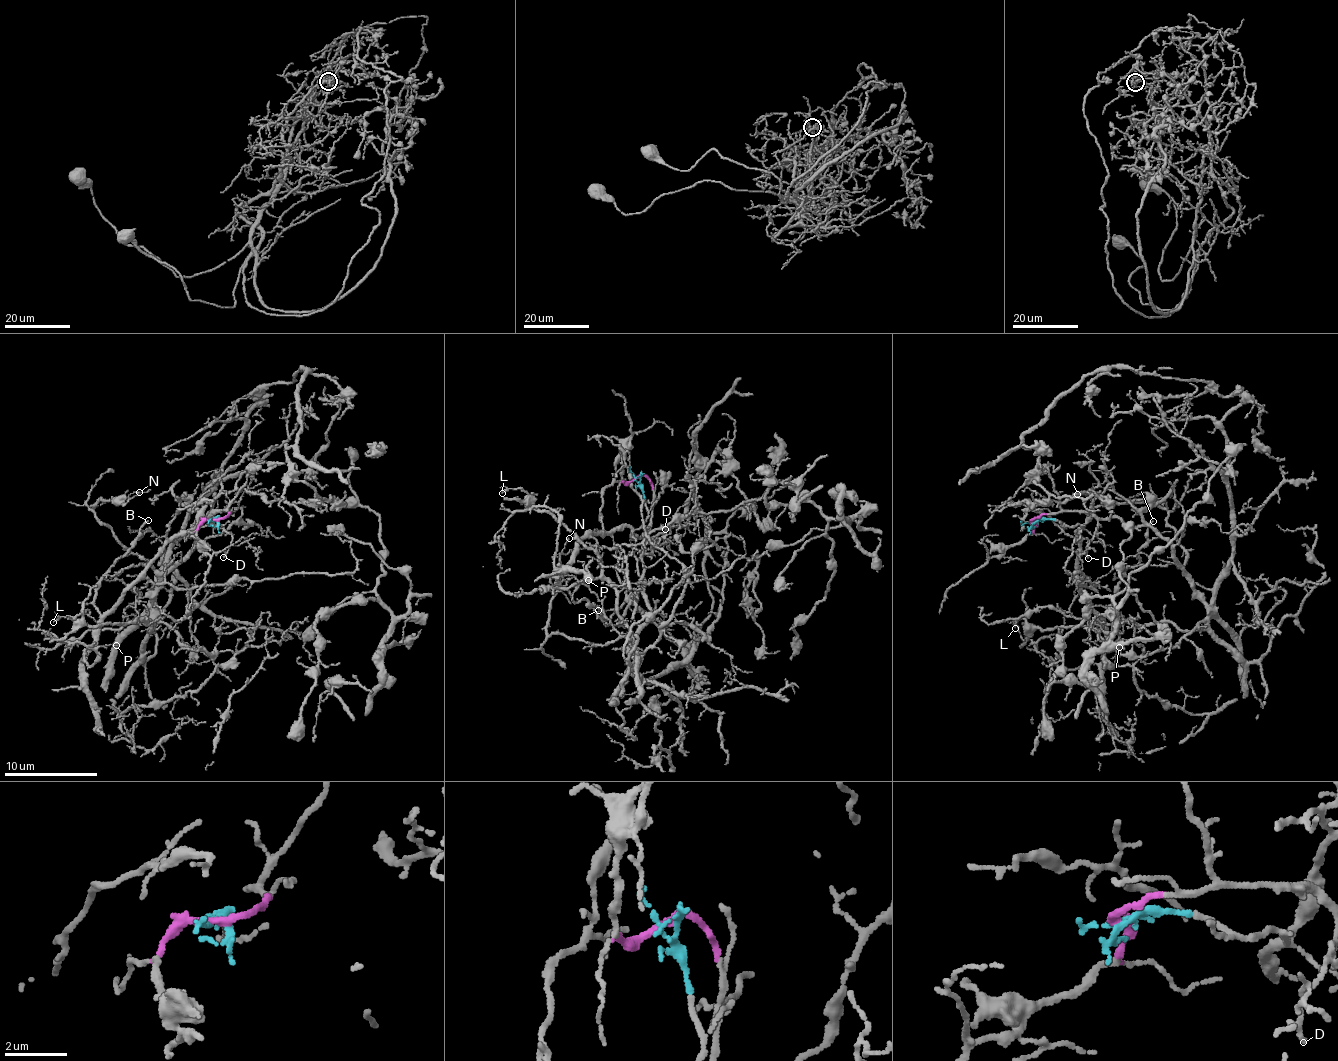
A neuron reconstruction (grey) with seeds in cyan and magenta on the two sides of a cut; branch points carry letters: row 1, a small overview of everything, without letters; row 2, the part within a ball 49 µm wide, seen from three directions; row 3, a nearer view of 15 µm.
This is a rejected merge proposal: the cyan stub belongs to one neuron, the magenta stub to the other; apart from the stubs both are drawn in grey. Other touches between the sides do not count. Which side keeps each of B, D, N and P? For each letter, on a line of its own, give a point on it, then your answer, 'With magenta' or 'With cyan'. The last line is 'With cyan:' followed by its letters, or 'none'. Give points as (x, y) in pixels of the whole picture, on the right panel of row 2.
B: Place: (1153, 521). With cyan
D: Place: (1088, 558). With magenta
N: Place: (1077, 494). With magenta
P: Place: (1119, 647). With cyan
With cyan: B, P

